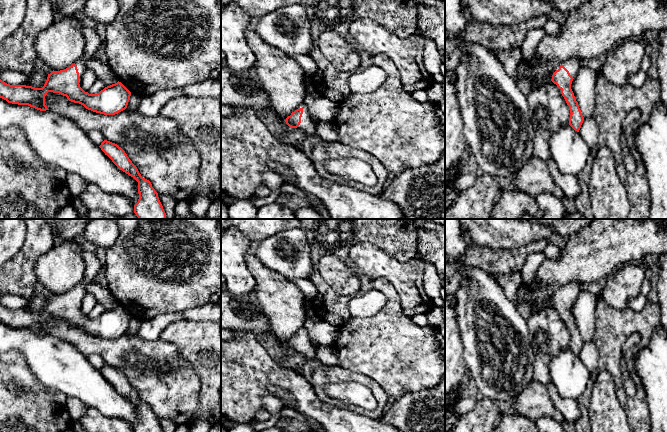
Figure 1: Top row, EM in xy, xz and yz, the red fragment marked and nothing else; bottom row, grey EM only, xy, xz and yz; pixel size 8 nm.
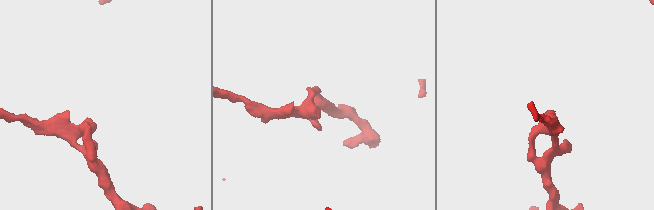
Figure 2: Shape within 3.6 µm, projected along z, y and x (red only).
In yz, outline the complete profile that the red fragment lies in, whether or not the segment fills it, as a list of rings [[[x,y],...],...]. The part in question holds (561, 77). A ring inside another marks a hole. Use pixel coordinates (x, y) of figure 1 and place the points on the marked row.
[[[572,58],[562,63],[558,70],[556,70],[551,81],[557,85],[562,96],[564,97],[570,110],[569,125],[577,132],[579,132],[583,123],[584,117],[579,108],[578,102],[575,99],[574,93],[571,89],[573,79],[577,76],[580,70],[582,60],[579,58]]]

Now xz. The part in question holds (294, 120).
[[[304,107],[292,112],[285,122],[291,128],[298,128],[306,131],[310,136],[317,136],[317,122],[312,120],[311,115]]]

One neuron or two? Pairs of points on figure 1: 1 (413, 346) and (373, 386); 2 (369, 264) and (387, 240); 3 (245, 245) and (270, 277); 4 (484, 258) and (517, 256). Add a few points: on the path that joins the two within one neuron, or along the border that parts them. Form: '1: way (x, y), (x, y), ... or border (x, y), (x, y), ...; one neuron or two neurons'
1: border (355, 371), (372, 378), (388, 396); two neurons
2: border (357, 242), (372, 242), (400, 261); two neurons
3: border (253, 250), (246, 255), (246, 266), (253, 275); two neurons
4: way (492, 258), (509, 258); one neuron

